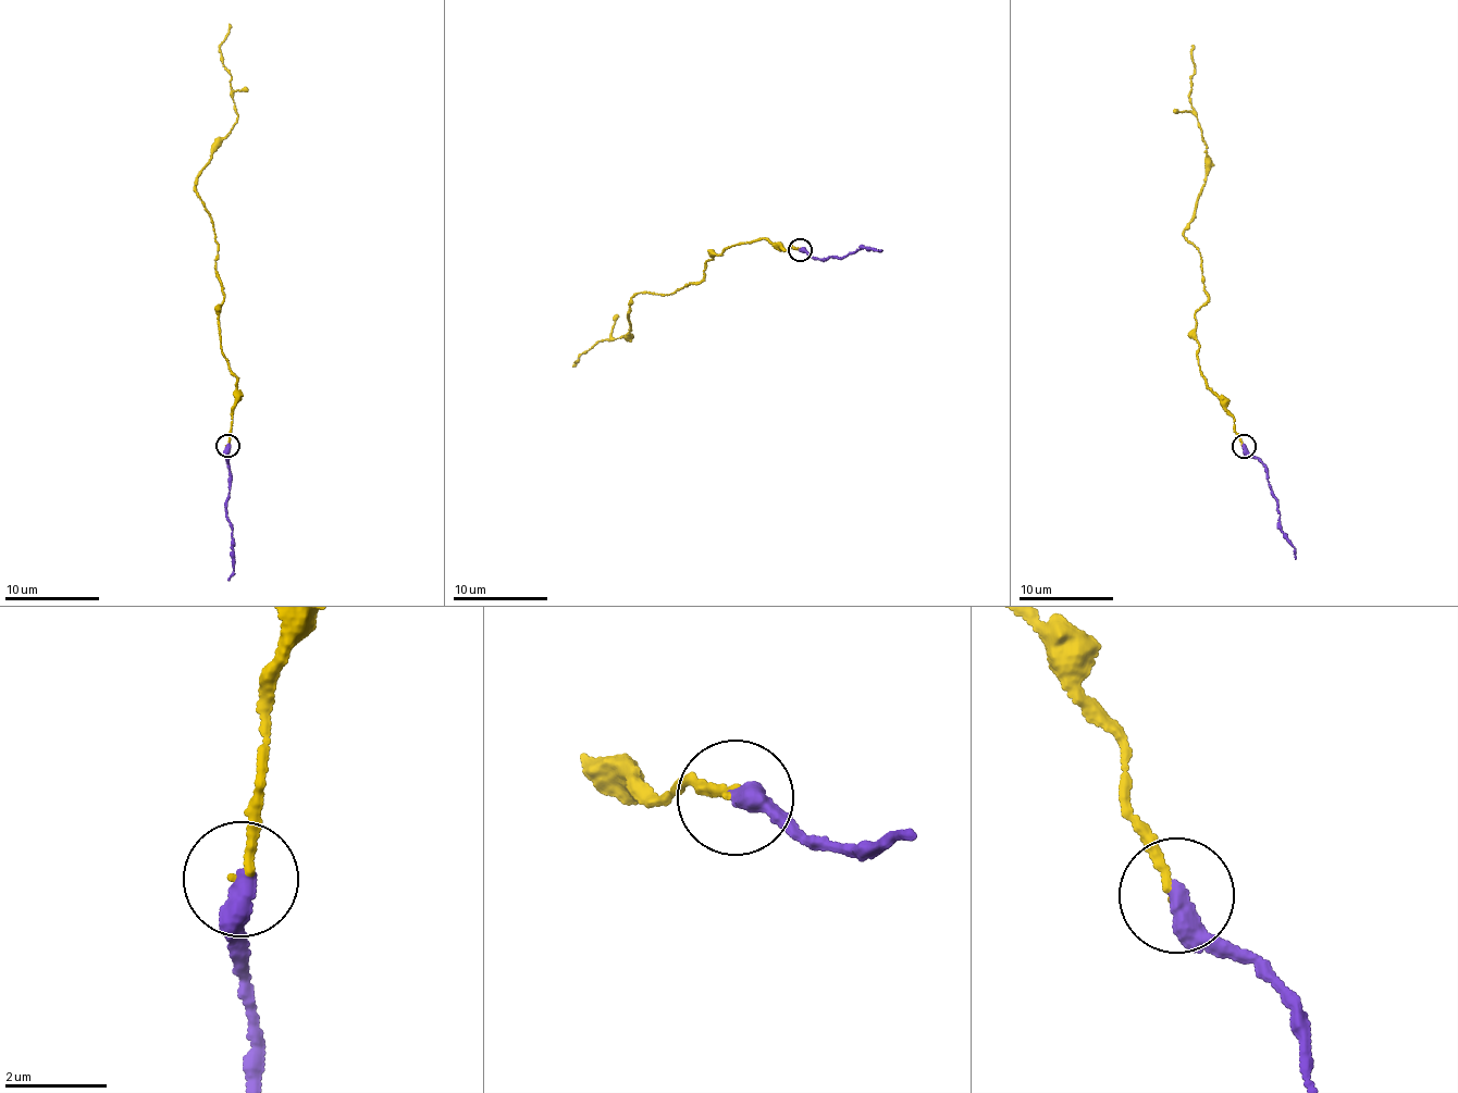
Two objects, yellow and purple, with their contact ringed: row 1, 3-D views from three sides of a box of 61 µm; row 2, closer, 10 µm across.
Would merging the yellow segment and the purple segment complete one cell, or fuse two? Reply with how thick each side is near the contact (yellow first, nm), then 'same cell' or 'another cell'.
130 nm thick on the yellow side, 440 nm on the other; same cell

